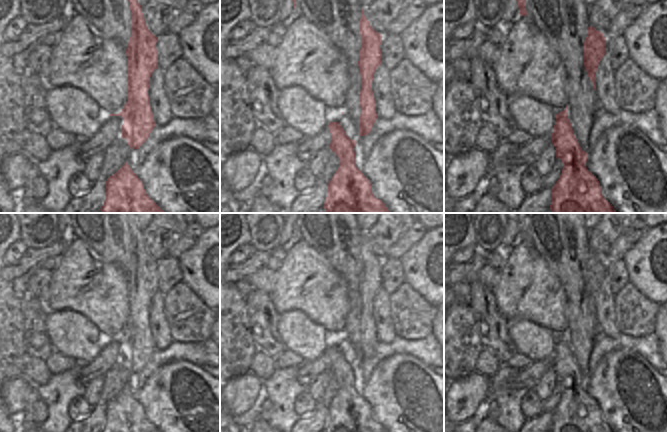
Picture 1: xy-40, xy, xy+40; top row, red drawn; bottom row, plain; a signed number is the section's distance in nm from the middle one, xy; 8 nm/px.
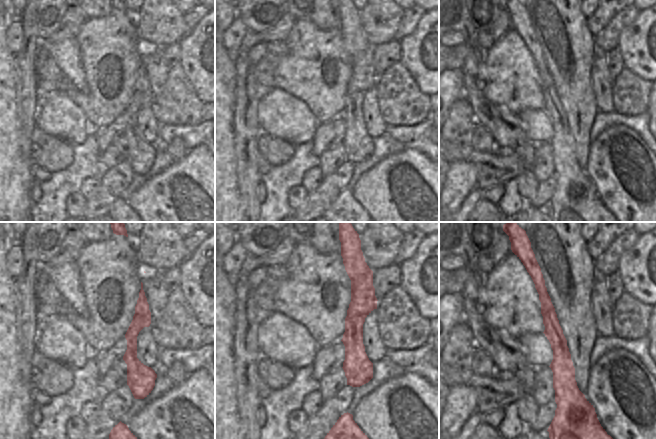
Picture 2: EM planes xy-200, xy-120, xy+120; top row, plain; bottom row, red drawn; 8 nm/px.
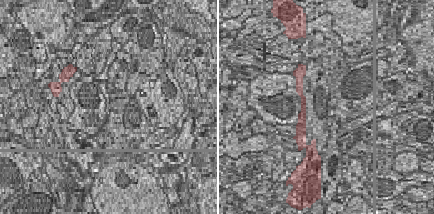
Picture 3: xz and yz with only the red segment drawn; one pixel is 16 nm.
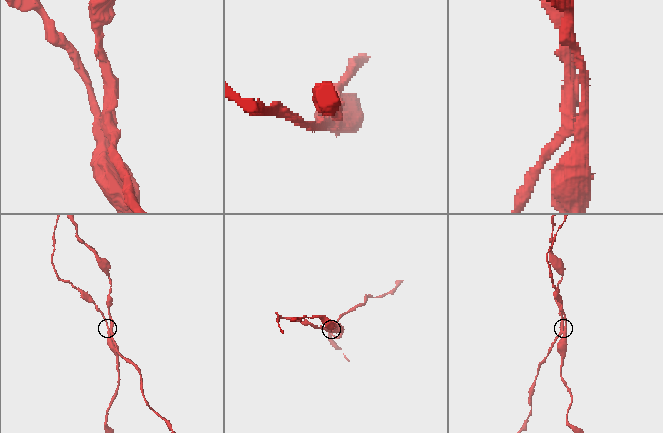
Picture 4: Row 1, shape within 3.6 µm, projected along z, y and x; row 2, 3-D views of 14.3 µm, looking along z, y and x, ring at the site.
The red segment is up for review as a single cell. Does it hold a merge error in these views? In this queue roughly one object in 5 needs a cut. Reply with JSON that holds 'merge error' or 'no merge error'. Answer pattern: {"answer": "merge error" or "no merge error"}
{"answer": "merge error"}

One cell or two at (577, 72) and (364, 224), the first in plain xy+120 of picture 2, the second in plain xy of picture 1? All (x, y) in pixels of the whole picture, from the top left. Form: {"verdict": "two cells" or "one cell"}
{"verdict": "two cells"}

